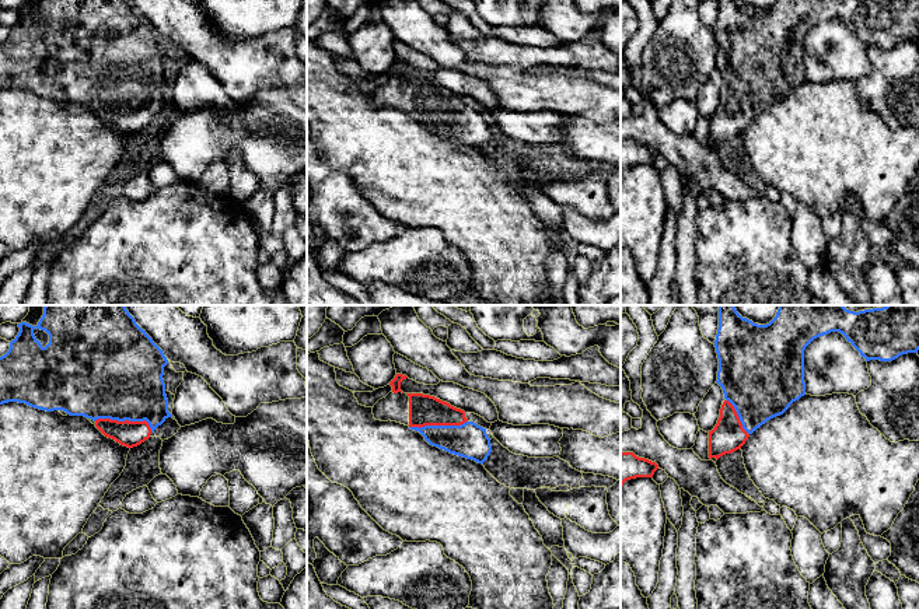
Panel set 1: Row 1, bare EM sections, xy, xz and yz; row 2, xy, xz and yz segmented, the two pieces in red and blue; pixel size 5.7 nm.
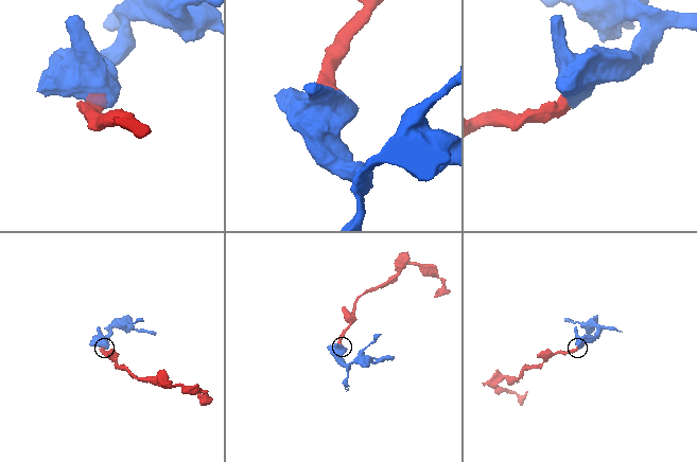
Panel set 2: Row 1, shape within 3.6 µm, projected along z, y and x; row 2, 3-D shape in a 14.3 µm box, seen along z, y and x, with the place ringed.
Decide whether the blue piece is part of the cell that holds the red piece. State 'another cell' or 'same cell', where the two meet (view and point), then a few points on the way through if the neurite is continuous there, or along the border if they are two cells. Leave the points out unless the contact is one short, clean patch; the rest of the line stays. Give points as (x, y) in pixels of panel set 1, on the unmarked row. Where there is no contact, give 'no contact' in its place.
same cell; meets red in xy at (125, 107); runs through xy (126, 119), (125, 107), (121, 63)

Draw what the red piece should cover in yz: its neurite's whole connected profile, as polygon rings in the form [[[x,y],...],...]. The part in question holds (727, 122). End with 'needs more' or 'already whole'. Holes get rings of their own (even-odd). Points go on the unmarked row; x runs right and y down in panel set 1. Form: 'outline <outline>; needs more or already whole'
outline [[[719,0],[714,34],[719,45],[717,70],[724,80],[720,104],[709,118],[709,144],[719,146],[740,136],[748,123],[768,106],[783,101],[806,81],[804,36],[817,24],[831,18],[842,20],[866,48],[892,48],[919,36],[919,0],[776,0],[766,11],[758,11],[740,0]]]; needs more

